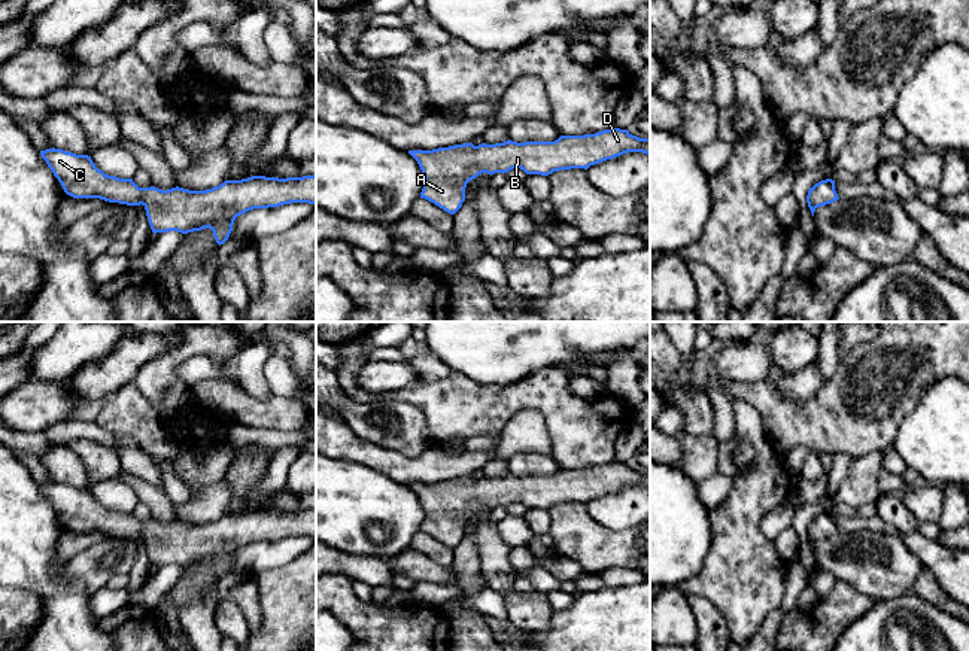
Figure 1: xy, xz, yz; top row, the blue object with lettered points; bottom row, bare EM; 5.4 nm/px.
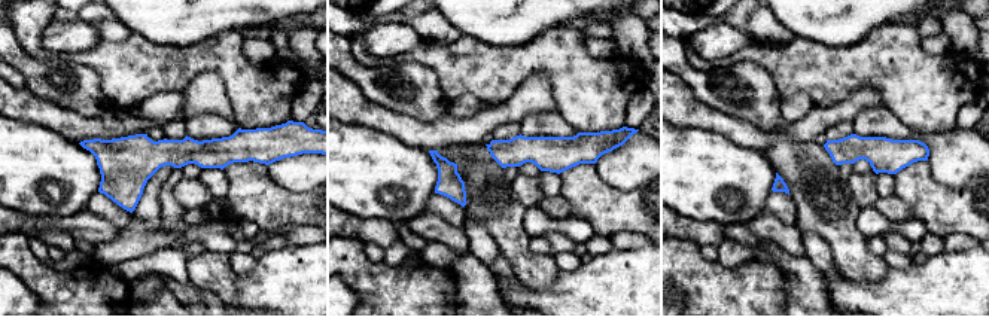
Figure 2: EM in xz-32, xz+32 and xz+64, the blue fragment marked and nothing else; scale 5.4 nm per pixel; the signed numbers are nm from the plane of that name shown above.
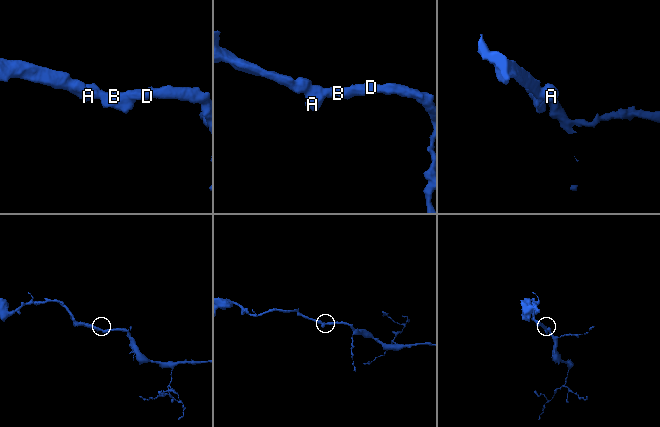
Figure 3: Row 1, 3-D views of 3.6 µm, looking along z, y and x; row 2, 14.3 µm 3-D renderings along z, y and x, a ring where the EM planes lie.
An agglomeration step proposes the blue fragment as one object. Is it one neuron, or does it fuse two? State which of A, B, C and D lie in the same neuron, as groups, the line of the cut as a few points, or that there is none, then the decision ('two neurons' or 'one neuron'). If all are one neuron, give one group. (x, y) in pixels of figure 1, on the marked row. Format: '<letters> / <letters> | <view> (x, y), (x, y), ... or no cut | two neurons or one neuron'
A B C D | no cut | one neuron

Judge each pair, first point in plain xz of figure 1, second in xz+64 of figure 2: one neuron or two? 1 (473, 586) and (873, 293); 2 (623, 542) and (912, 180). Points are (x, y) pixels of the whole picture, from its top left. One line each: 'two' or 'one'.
1: one
2: one

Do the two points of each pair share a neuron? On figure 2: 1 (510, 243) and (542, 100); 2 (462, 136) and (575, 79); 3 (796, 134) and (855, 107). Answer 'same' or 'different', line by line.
1: different
2: different
3: same

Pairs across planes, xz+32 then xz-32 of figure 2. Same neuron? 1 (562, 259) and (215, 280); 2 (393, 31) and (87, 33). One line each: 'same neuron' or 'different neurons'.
1: different neurons
2: same neuron

